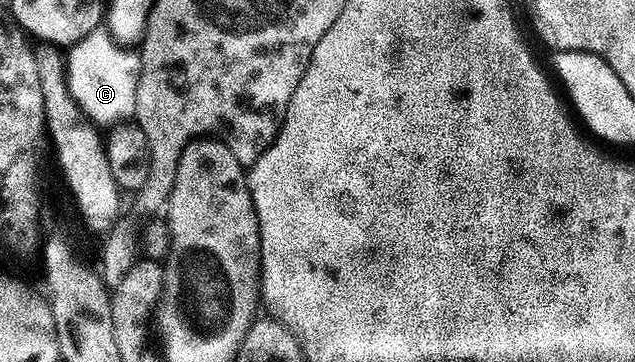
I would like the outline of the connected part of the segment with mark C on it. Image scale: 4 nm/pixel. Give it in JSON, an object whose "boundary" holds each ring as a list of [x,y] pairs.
{"boundary":[[[107,28],[90,31],[90,35],[67,50],[66,74],[70,95],[90,122],[100,127],[116,127],[135,114],[140,54],[135,48],[122,45]]]}

